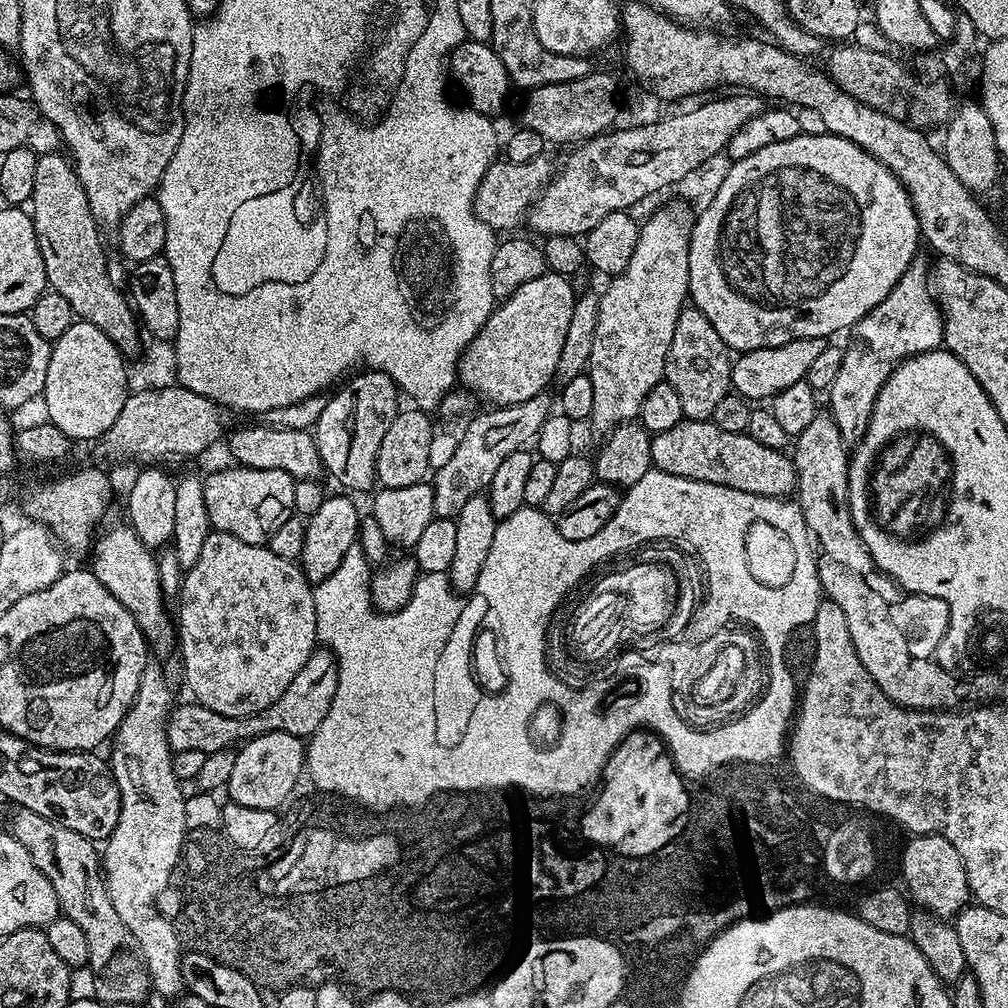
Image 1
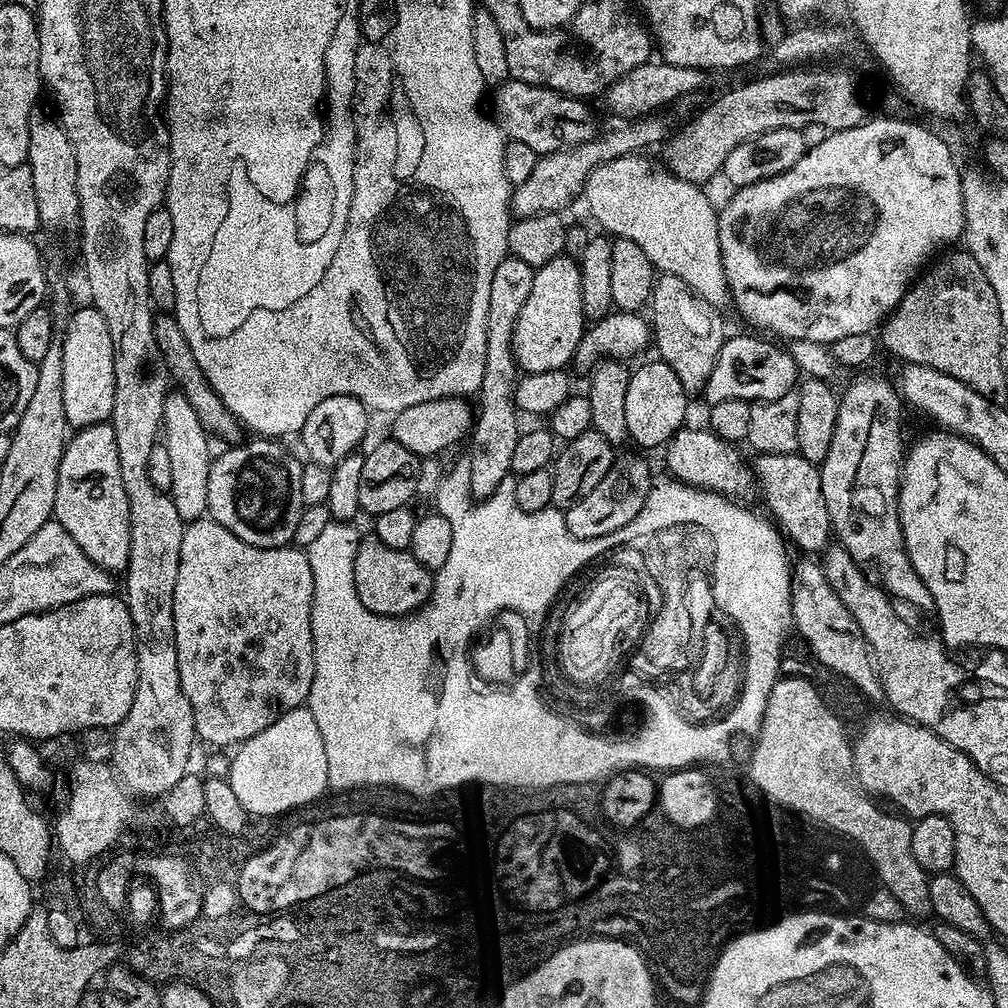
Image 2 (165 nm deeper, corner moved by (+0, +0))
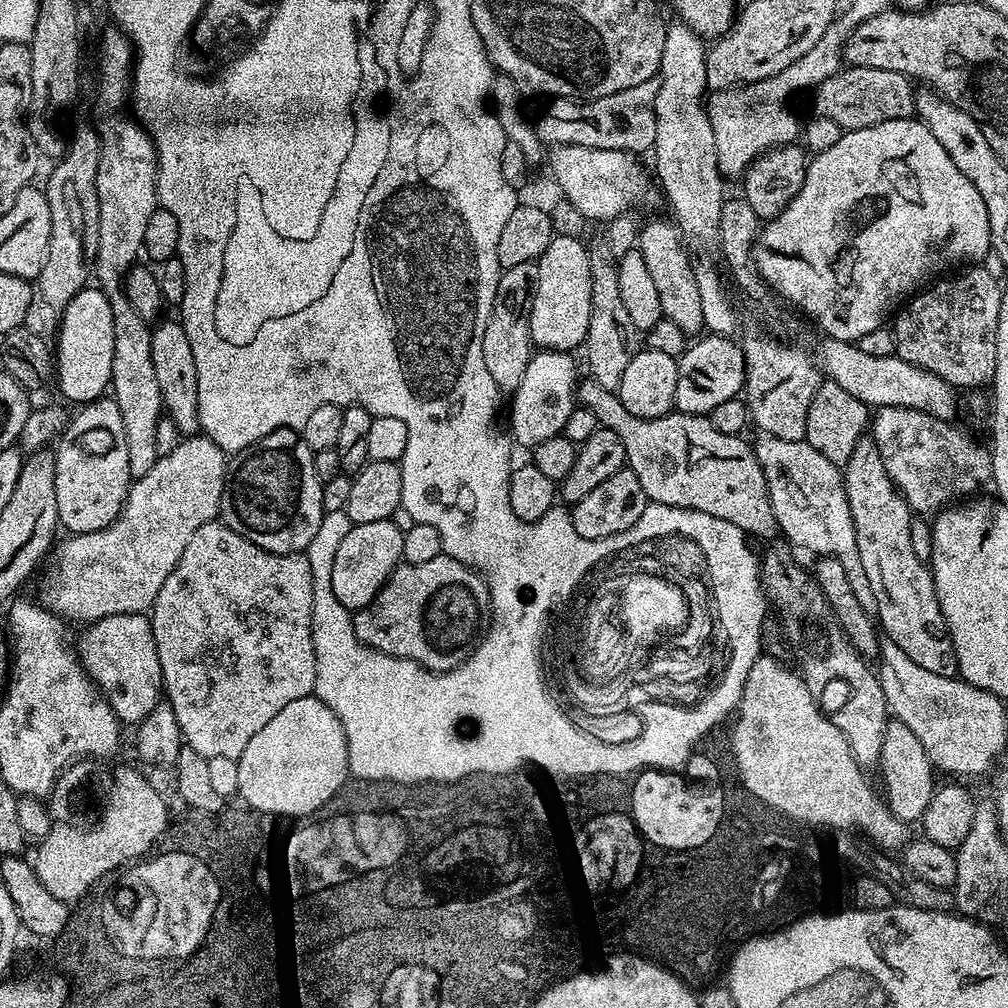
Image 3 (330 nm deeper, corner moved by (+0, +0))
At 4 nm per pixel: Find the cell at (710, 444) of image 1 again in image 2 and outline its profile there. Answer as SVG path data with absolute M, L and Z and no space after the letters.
M799 452L760 454L755 459L754 475L758 492L759 495L764 495L764 500L772 511L771 519L778 525L779 531L793 545L796 543L804 554L823 553L829 547L828 536L830 540L833 530L830 514L826 510L826 498L822 498L819 467L802 458Z

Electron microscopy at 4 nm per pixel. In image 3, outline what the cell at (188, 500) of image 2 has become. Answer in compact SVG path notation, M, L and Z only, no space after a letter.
M161 319L152 328L150 356L154 358L154 374L158 378L158 390L162 394L163 411L176 423L181 434L196 434L200 432L200 419L198 370L194 366L194 350L190 350L190 338L186 338L184 325L172 320Z

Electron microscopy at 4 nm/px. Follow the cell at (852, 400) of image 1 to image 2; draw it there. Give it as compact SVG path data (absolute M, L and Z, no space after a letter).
M856 380L849 386L840 396L840 405L838 406L838 422L834 422L834 439L830 442L830 451L826 454L826 458L818 465L820 470L820 481L822 482L822 498L826 498L826 510L830 514L830 522L832 530L839 547L844 548L856 560L856 562L865 569L876 571L875 579L881 588L891 597L893 601L901 600L904 604L913 604L916 608L932 608L932 595L930 590L926 590L926 582L922 582L922 578L918 578L918 570L914 570L914 566L908 557L908 551L904 545L902 538L902 526L898 518L898 498L900 497L900 482L904 470L904 458L906 455L906 444L900 441L900 408L902 409L902 397L895 387L892 388L888 384L883 384L880 380Z

